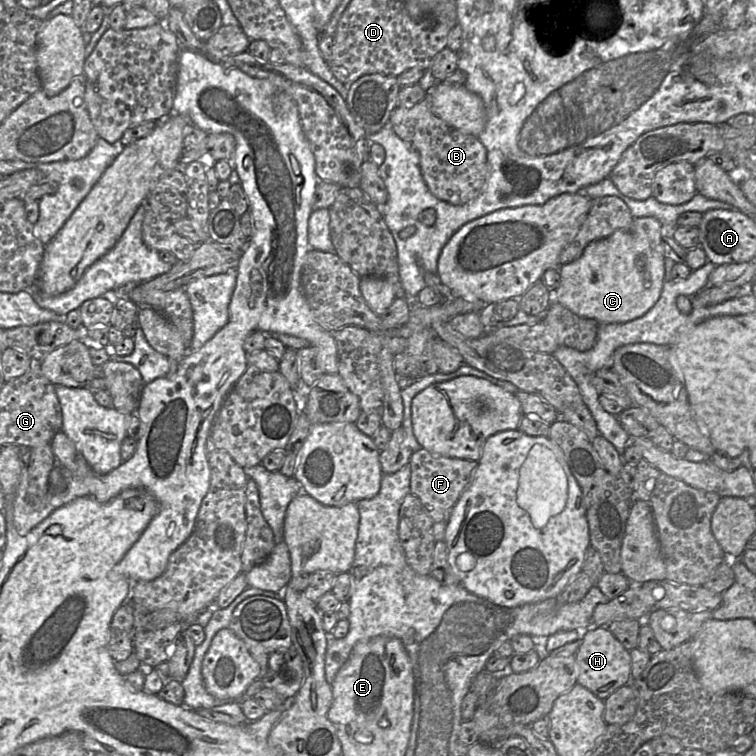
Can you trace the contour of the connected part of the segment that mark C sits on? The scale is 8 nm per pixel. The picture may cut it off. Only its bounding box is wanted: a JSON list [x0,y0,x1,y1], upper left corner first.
[553,218,665,324]

